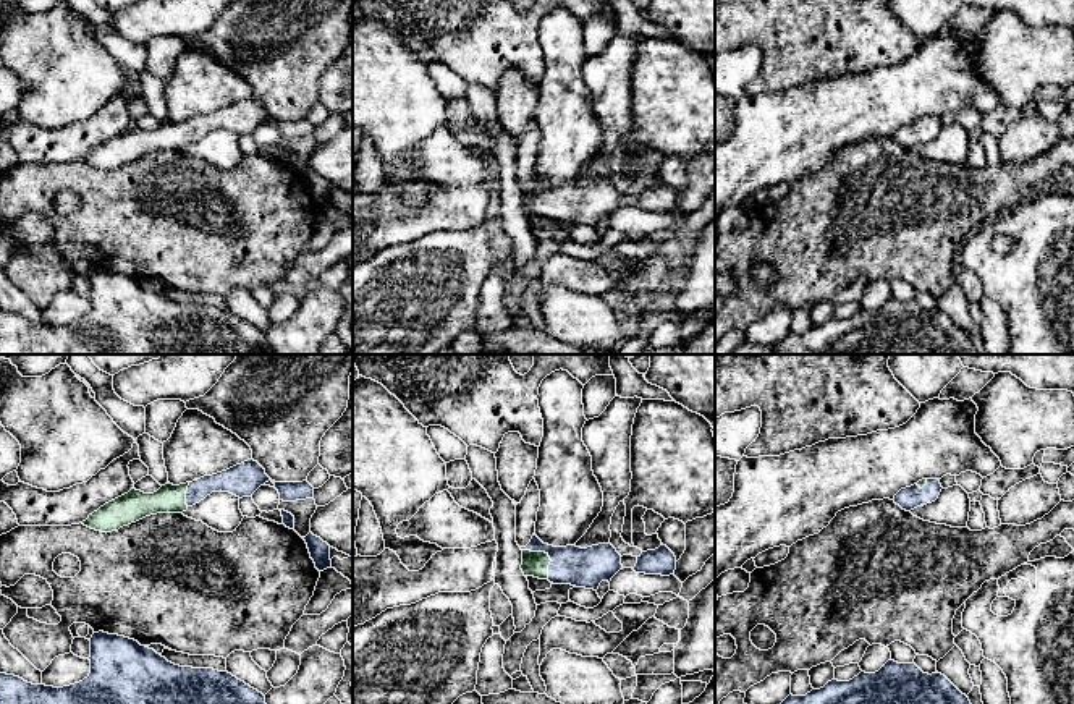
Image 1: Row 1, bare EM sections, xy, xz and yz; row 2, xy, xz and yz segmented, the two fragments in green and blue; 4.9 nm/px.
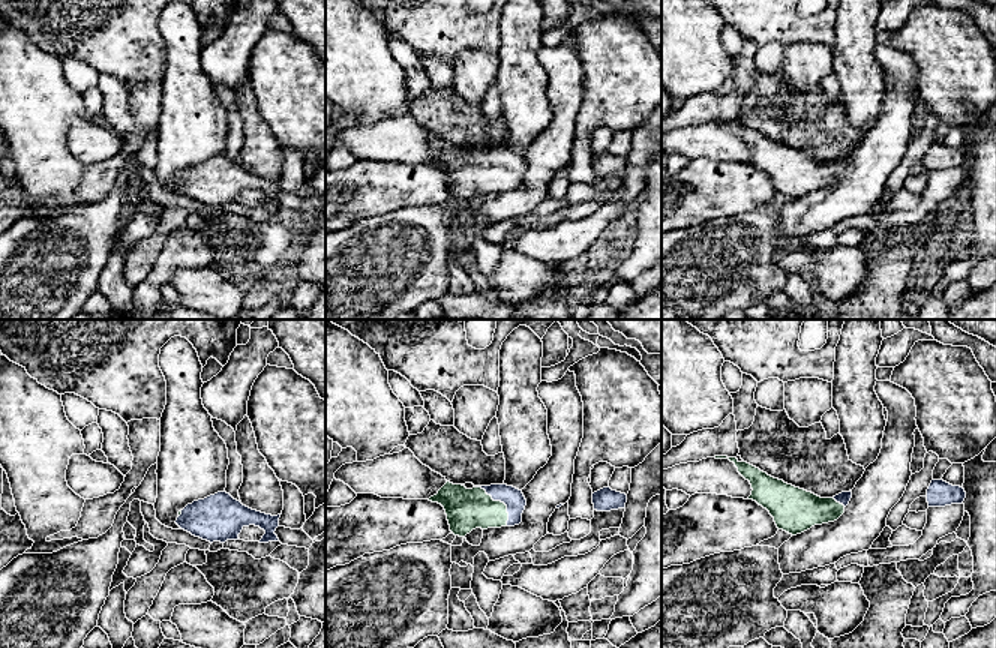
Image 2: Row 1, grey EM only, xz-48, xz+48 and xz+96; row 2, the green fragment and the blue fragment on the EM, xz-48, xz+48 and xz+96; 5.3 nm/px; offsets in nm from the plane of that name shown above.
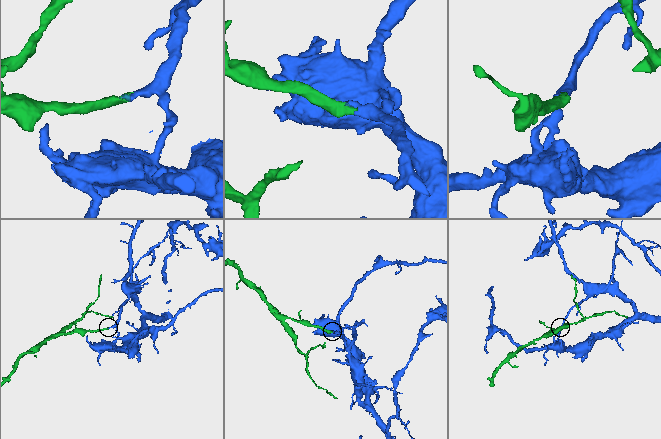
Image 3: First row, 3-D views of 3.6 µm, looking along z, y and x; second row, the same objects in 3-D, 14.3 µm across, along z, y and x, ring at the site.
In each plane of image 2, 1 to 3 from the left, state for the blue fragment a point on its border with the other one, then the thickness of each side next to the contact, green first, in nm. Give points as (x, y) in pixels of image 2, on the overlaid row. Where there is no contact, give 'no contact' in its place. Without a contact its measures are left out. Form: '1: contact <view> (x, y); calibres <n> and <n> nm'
1: contact xz-48 (180, 513); calibres 20 and 260 nm
2: contact xz+48 (500, 501); calibres 220 and 110 nm
3: contact xz+96 (839, 503); calibres 240 and 70 nm

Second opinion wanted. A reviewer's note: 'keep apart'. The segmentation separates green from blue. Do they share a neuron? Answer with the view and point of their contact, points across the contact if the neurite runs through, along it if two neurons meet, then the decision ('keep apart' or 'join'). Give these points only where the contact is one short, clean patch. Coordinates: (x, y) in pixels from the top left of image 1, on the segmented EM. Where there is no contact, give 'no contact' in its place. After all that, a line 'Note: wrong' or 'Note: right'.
contact xz (547, 555); keep apart
Note: right

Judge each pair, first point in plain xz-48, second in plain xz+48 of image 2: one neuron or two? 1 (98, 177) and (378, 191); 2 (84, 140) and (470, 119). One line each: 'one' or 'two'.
1: one
2: two

